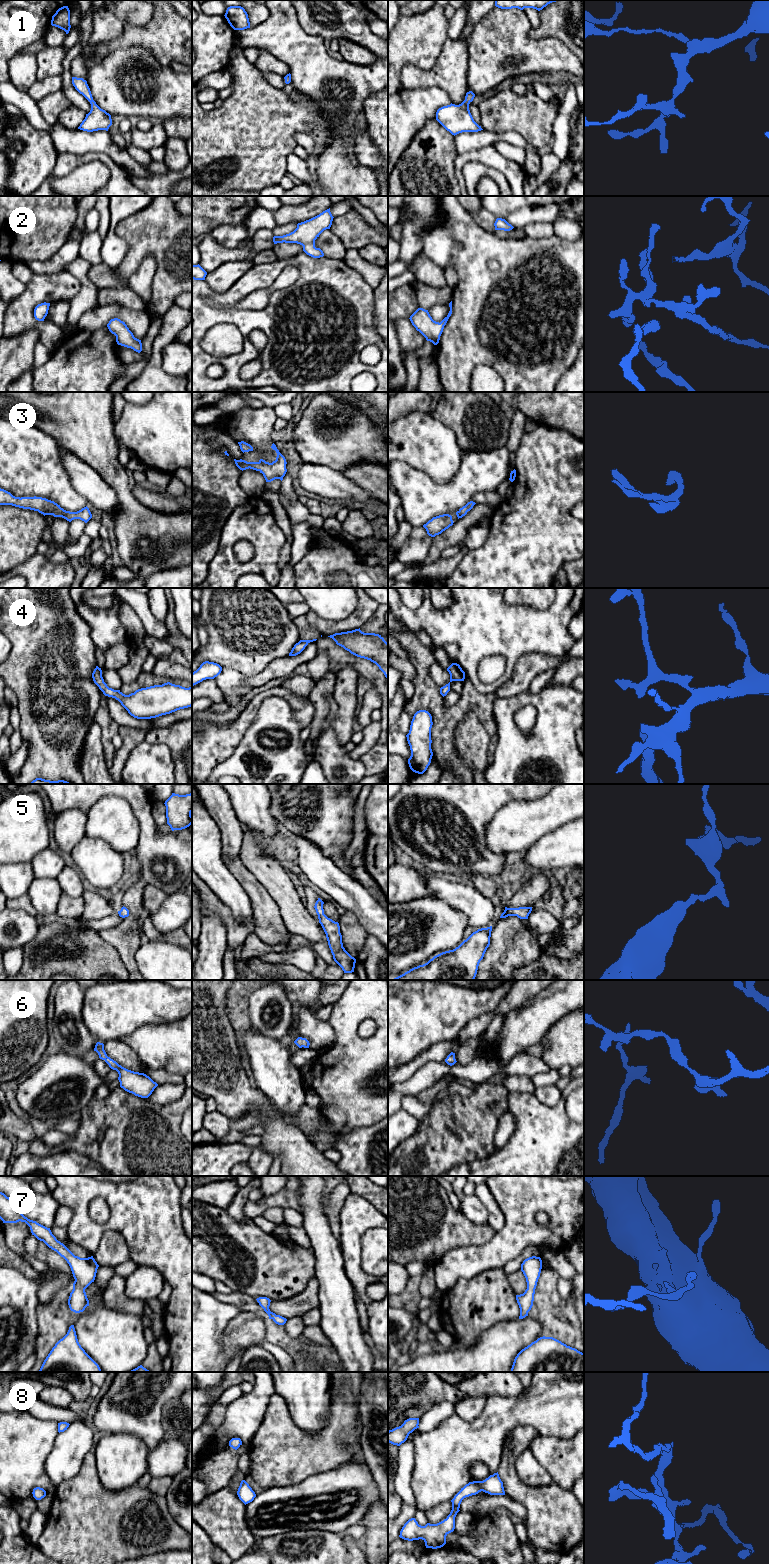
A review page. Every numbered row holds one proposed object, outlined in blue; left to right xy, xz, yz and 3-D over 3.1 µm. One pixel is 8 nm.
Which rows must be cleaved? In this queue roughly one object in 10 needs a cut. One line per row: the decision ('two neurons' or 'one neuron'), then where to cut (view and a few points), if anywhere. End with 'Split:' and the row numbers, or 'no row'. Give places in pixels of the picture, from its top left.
1: one neuron; cut none
2: one neuron; cut none
3: one neuron; cut none
4: one neuron; cut none
5: one neuron; cut none
6: one neuron; cut none
7: one neuron; cut none
8: one neuron; cut none
Split: no row

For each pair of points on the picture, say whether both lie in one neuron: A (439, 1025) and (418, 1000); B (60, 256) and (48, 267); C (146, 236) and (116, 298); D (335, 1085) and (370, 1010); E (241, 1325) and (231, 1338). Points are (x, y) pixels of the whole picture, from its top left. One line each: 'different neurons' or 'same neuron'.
A: same neuron
B: same neuron
C: different neurons
D: same neuron
E: same neuron

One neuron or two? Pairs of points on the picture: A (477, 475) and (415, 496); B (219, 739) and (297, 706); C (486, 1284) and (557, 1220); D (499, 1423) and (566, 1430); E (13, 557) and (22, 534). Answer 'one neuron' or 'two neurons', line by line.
A: one neuron
B: one neuron
C: two neurons
D: one neuron
E: one neuron

